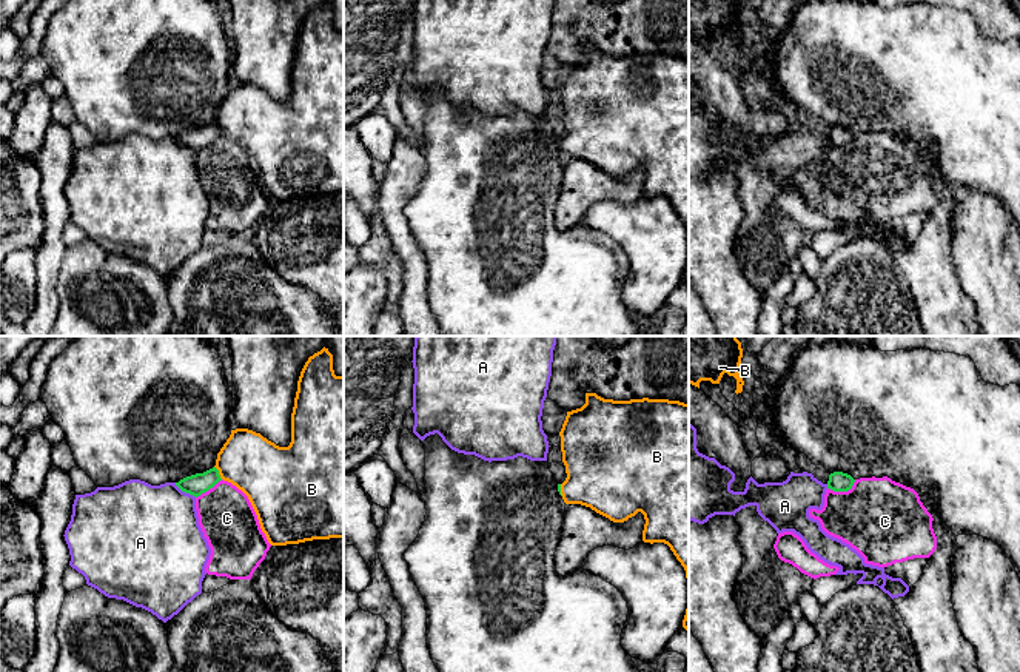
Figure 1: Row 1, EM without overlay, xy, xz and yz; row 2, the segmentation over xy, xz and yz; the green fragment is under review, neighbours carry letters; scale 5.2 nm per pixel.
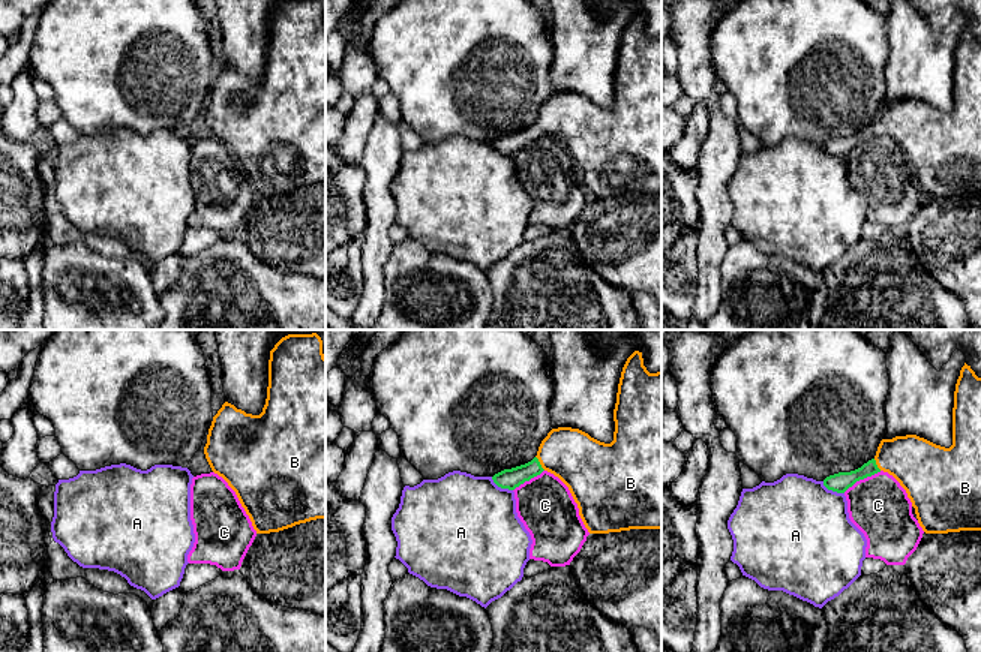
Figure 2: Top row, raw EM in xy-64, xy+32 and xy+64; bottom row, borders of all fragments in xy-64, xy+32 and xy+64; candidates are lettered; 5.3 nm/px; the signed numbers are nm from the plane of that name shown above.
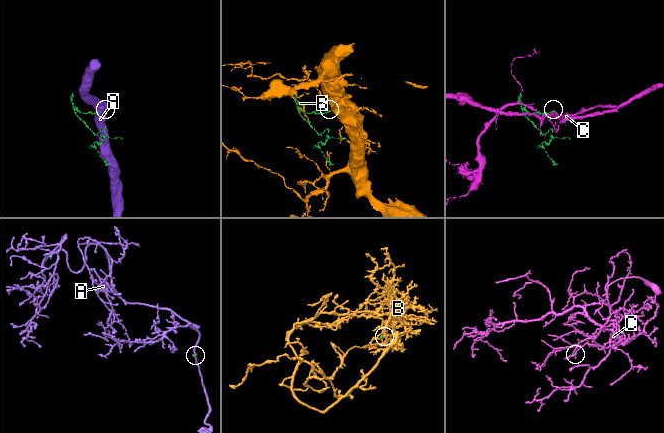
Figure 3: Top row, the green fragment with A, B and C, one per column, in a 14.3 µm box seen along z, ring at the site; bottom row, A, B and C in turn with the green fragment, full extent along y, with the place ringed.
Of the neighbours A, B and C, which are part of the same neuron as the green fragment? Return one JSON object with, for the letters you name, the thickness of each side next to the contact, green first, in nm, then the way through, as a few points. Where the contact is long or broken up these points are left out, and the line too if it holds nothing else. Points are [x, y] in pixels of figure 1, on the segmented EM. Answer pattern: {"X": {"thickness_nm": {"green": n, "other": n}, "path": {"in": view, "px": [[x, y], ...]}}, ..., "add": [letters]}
{"B": {"thickness_nm": {"green": 110, "other": 300}, "path": {"in": "xy", "px": [[196, 484], [218, 472], [265, 472]]}}, "add": ["B"]}

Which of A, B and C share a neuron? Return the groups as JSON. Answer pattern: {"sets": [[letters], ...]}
{"sets": [["A"], ["B"], ["C"]]}

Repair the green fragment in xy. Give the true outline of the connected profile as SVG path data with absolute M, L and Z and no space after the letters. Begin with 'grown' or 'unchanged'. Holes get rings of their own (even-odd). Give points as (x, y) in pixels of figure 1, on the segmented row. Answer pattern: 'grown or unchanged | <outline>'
grown | M324 347L310 356L300 371L288 447L279 447L248 428L231 430L230 438L217 453L216 465L203 473L186 476L176 486L197 498L222 479L231 482L248 496L260 529L271 546L344 538L344 376L334 375L333 354L328 348Z

